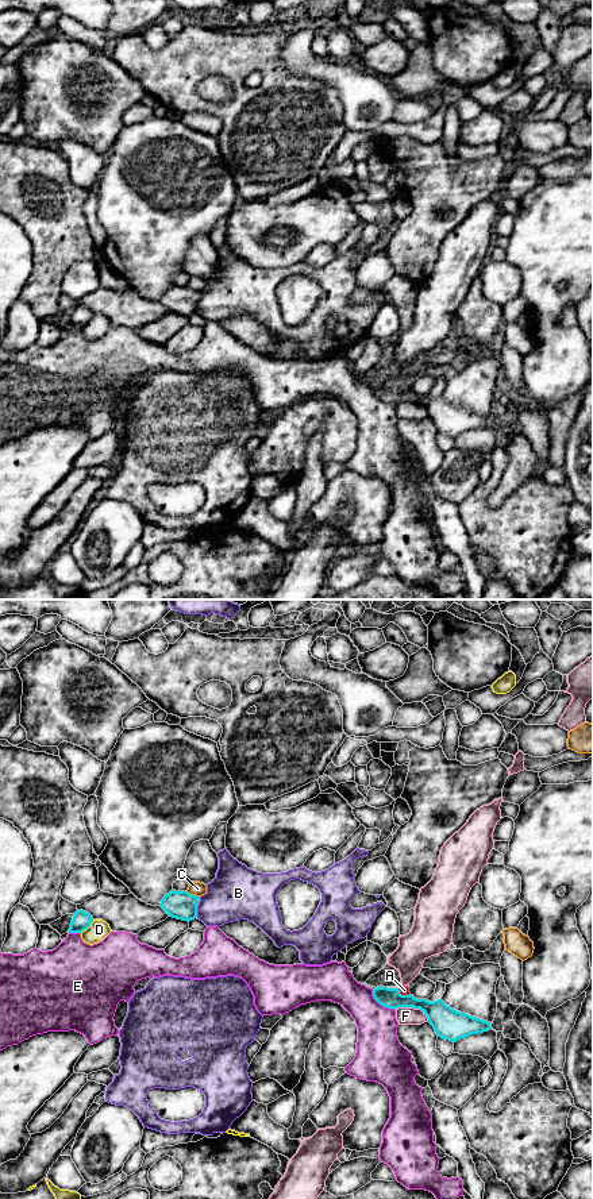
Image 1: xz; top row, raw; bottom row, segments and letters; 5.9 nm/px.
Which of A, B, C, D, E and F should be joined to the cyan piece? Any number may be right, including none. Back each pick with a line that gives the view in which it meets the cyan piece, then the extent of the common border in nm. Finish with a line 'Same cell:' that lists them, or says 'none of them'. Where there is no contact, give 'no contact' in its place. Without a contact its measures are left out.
Same cell: none of them

